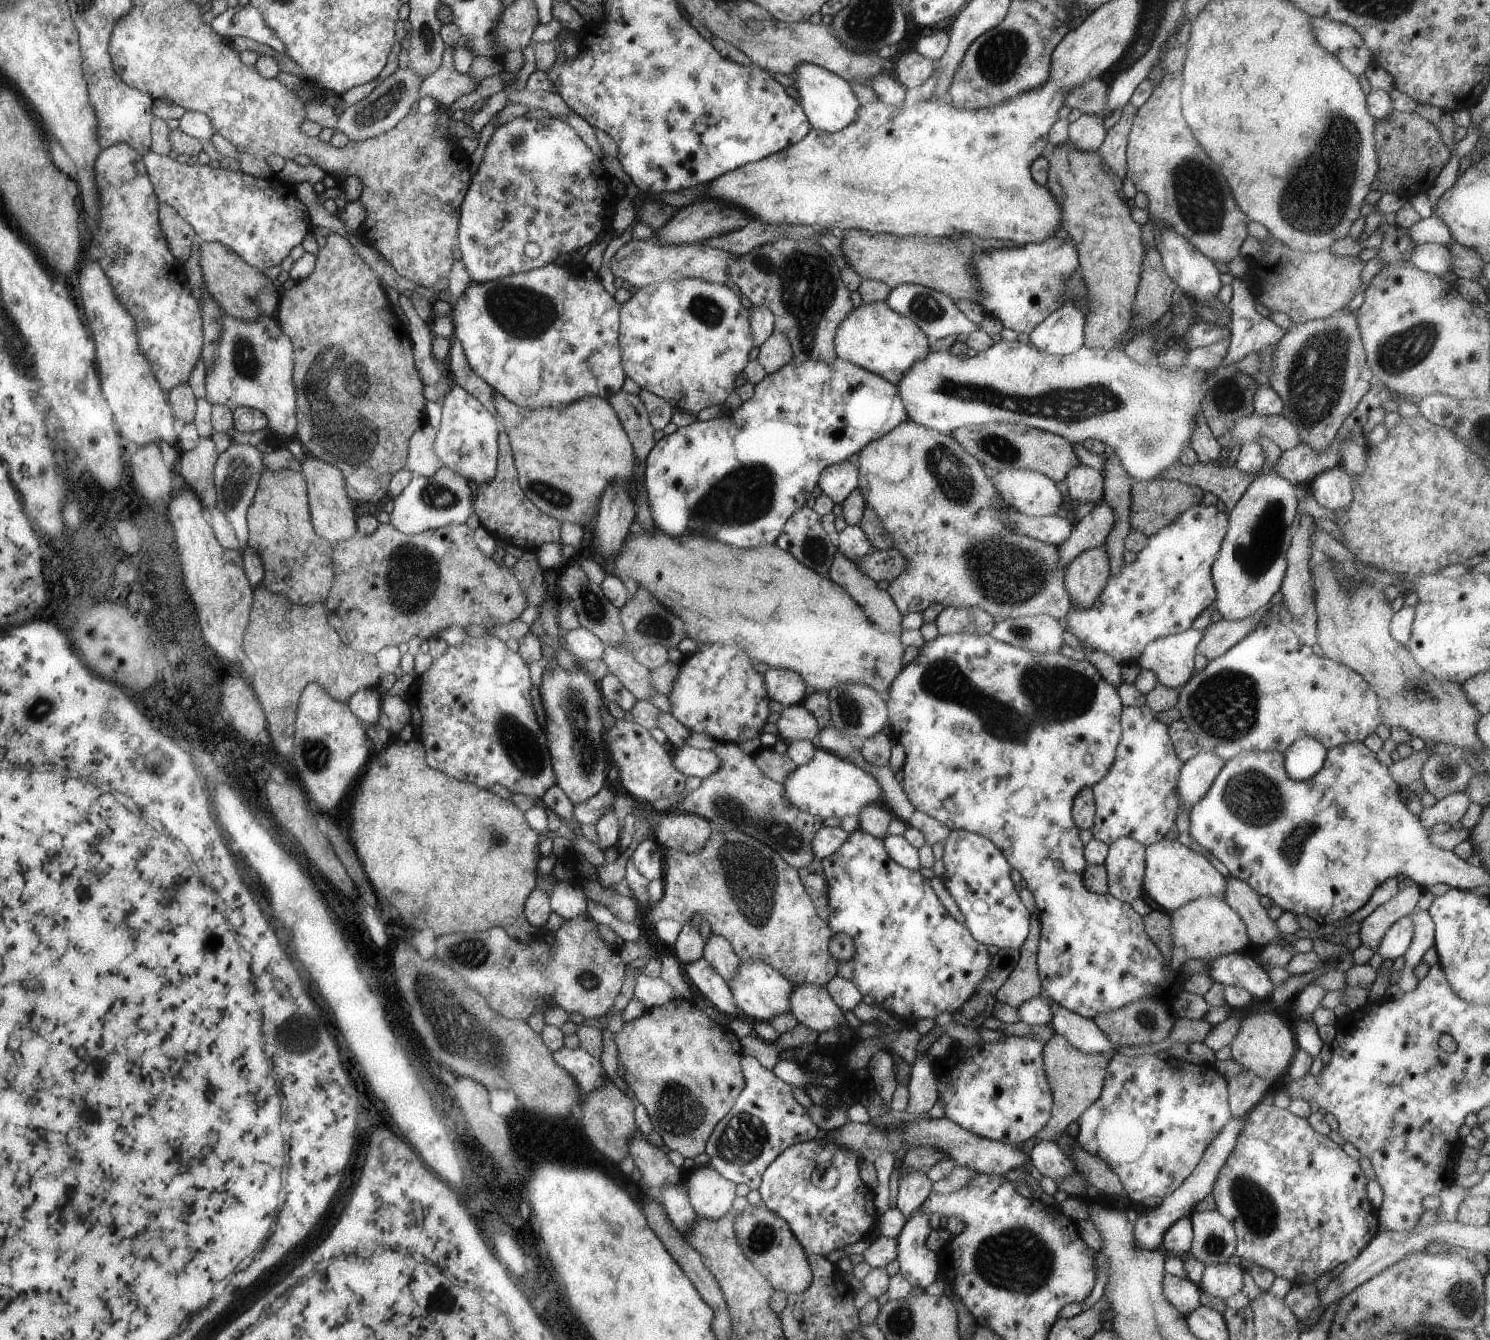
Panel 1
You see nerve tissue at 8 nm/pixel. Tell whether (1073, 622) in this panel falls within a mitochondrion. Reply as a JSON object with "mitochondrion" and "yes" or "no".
{"mitochondrion":"no"}

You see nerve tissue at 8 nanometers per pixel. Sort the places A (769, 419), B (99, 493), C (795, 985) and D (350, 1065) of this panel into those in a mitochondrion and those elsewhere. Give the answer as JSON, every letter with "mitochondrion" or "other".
{"A":"other","B":"other","C":"other","D":"other"}

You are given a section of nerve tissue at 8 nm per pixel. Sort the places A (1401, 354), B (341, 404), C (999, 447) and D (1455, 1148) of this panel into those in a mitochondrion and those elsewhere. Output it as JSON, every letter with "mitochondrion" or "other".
{"A":"mitochondrion","B":"mitochondrion","C":"mitochondrion","D":"other"}

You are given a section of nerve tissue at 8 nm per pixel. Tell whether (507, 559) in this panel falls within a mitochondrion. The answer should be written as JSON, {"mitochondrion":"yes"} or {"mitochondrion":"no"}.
{"mitochondrion":"no"}

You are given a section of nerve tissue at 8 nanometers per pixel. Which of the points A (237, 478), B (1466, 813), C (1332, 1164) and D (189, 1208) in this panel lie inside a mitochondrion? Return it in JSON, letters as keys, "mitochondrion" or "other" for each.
{"A":"mitochondrion","B":"other","C":"other","D":"other"}

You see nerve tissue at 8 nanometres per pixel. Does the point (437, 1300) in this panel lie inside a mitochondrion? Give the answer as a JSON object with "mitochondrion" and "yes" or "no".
{"mitochondrion":"no"}

